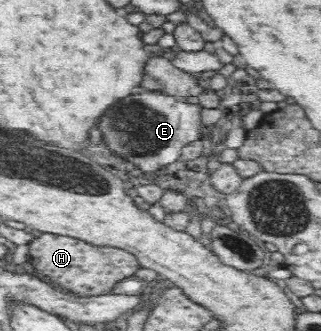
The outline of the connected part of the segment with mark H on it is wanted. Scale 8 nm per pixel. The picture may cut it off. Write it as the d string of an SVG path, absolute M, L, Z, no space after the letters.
M43 233L31 242L29 260L55 284L71 290L77 296L99 297L107 295L118 282L134 276L140 270L136 256L119 247L91 245L83 239Z

